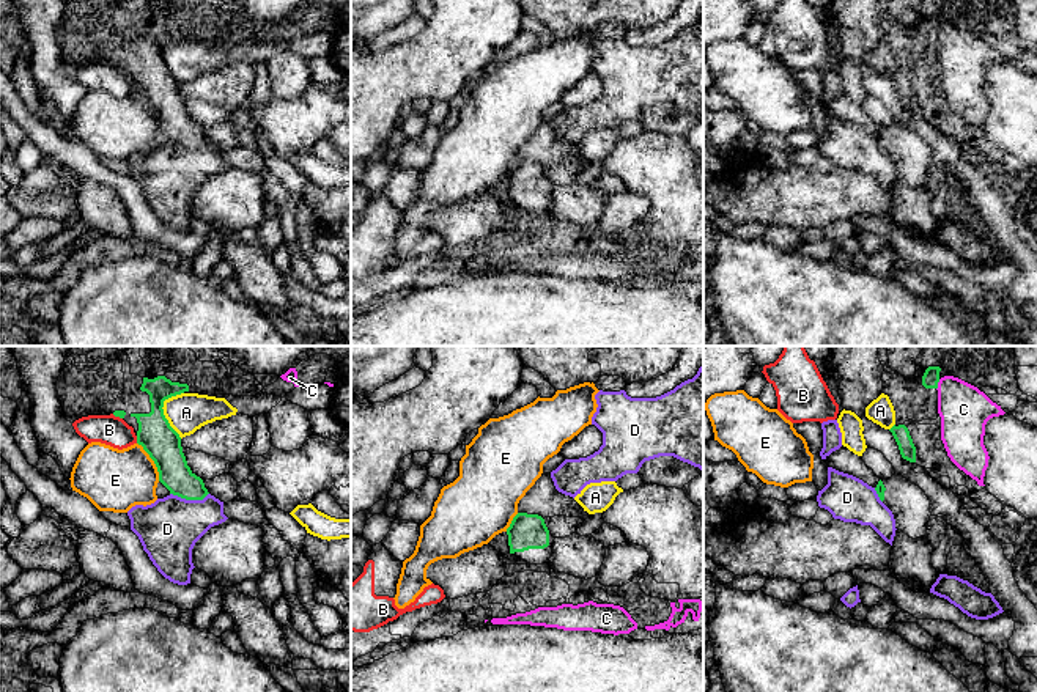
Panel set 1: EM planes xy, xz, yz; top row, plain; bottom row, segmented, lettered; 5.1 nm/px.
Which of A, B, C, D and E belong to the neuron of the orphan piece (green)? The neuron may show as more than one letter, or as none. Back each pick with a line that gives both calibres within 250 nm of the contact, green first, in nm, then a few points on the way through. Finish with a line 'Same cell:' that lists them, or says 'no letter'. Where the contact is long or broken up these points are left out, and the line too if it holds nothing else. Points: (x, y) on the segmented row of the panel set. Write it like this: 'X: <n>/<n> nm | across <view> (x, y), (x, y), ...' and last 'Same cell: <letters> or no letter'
Same cell: no letter

